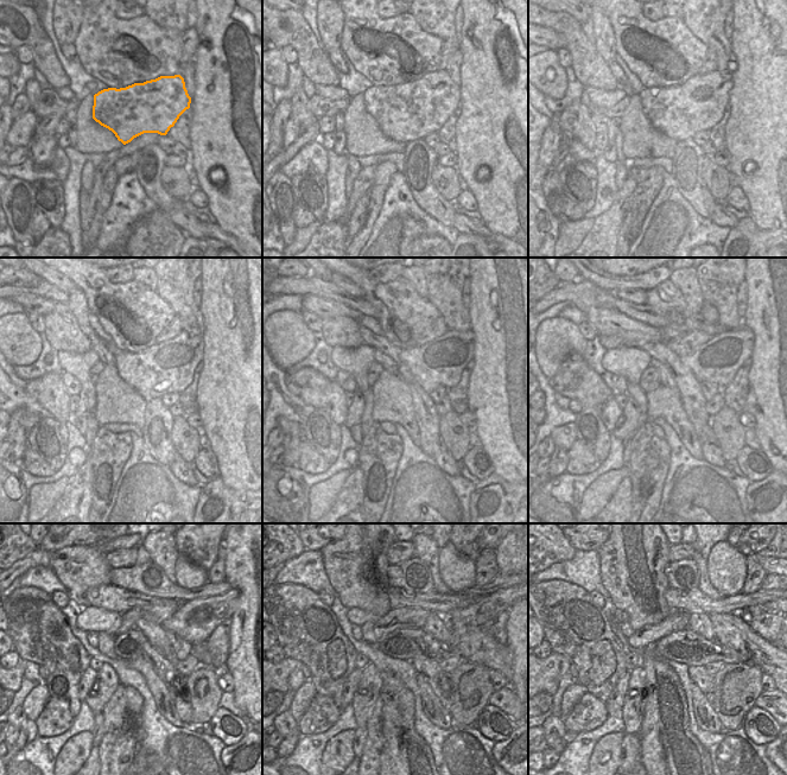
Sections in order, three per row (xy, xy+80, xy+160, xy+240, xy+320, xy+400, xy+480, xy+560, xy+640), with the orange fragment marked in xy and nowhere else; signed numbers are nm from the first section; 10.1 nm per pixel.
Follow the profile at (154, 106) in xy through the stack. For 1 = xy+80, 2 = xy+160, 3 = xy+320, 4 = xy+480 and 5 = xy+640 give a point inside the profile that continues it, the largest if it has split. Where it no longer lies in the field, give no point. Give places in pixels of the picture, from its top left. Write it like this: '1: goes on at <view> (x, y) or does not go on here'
1: goes on at xy+80 (405, 113)
2: goes on at xy+160 (679, 112)
3: goes on at xy+320 (442, 361)
4: goes on at xy+480 (194, 621)
5: goes on at xy+640 (755, 610)

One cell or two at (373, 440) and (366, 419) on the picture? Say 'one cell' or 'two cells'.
two cells

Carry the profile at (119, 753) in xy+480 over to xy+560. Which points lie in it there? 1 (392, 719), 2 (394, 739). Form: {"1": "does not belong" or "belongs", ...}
{"1": "does not belong", "2": "does not belong"}

